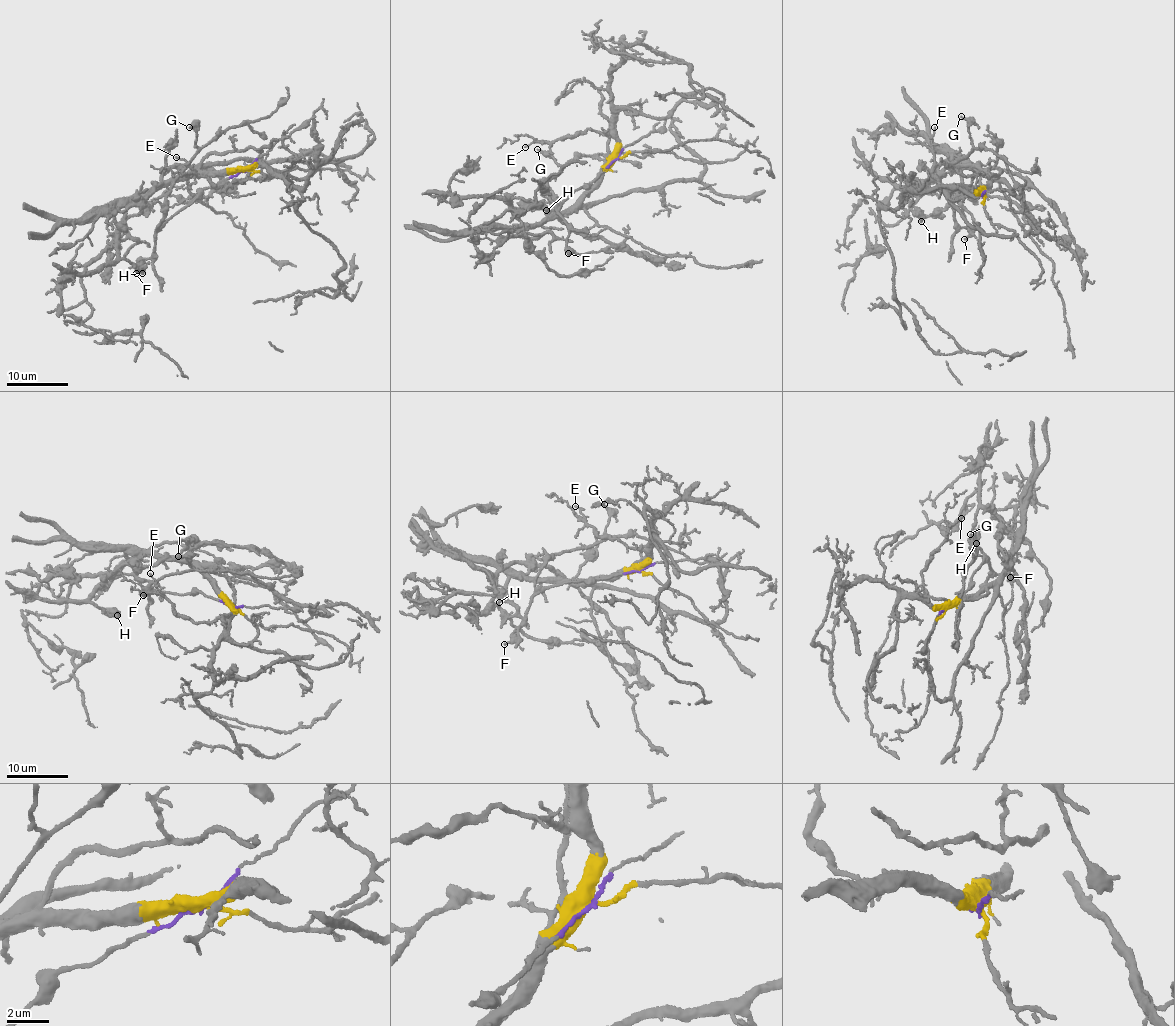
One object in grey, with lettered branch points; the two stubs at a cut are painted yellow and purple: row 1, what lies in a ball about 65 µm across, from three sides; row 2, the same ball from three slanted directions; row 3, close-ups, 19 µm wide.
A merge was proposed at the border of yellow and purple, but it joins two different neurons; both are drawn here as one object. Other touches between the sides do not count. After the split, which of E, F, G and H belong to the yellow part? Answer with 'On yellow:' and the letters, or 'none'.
On yellow: E, H

